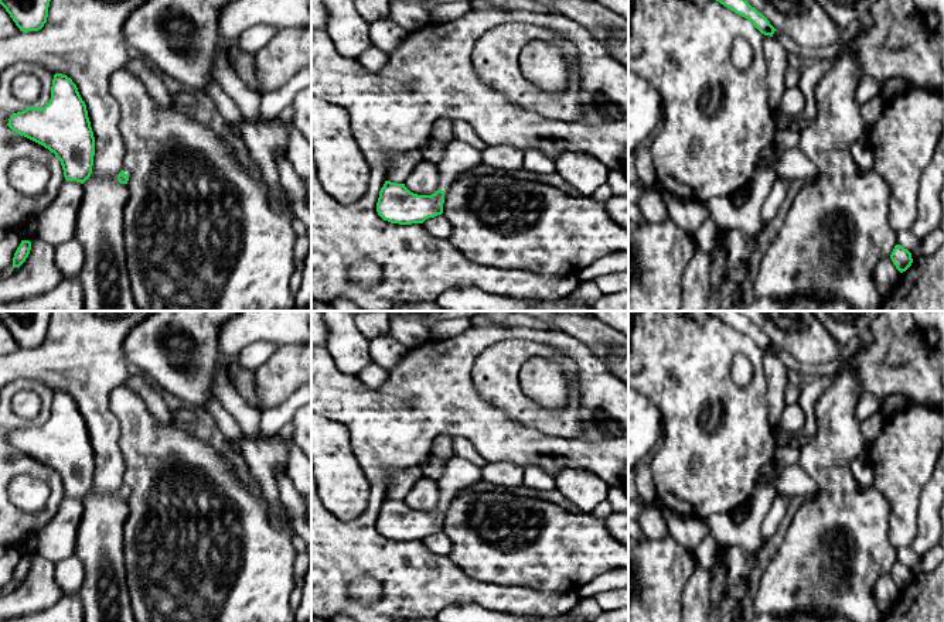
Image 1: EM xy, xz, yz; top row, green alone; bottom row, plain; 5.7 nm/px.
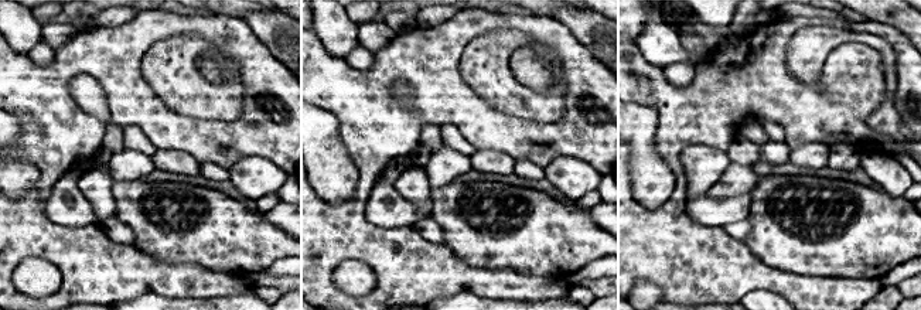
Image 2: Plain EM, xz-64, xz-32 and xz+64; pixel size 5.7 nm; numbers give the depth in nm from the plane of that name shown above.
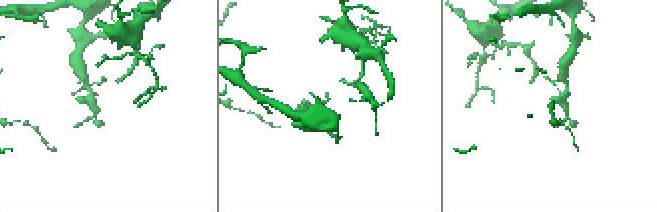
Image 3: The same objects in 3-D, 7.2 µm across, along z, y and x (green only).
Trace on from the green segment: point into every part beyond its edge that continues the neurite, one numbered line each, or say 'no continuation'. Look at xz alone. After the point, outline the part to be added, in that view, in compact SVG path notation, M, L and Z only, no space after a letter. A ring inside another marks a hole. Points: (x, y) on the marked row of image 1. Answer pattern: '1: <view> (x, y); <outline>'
1: xz (459, 157); M459 140L446 144L444 156L440 160L440 185L439 189L446 191L447 187L470 168L481 163L481 151L476 147Z

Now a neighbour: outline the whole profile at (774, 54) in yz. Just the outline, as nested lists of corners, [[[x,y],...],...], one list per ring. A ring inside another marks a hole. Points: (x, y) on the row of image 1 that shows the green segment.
[[[770,35],[763,41],[764,59],[767,62],[769,103],[774,113],[780,112],[781,98],[785,92],[784,74],[790,66],[785,48]]]

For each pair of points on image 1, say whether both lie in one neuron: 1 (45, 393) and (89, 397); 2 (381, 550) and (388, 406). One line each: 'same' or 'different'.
1: different
2: same

